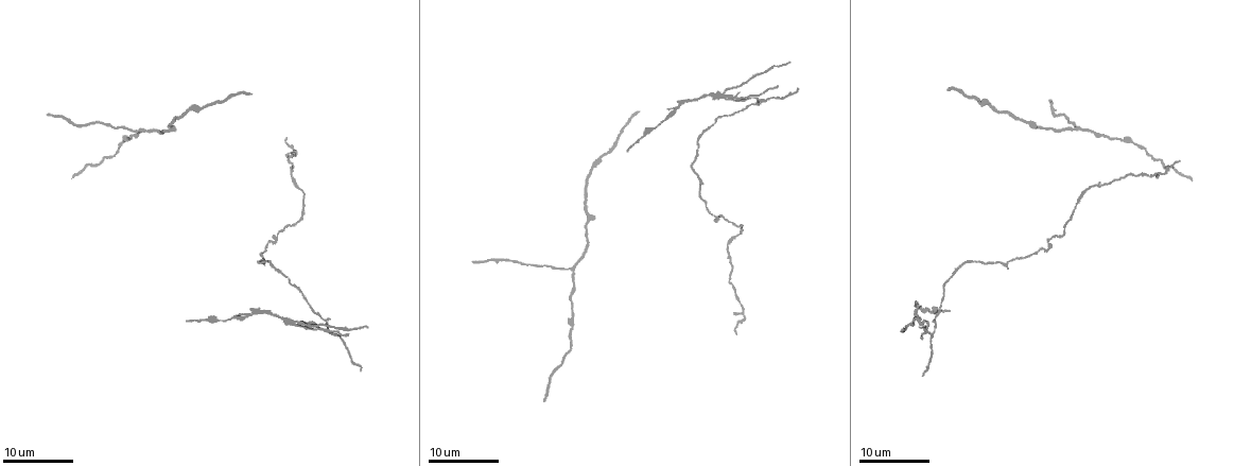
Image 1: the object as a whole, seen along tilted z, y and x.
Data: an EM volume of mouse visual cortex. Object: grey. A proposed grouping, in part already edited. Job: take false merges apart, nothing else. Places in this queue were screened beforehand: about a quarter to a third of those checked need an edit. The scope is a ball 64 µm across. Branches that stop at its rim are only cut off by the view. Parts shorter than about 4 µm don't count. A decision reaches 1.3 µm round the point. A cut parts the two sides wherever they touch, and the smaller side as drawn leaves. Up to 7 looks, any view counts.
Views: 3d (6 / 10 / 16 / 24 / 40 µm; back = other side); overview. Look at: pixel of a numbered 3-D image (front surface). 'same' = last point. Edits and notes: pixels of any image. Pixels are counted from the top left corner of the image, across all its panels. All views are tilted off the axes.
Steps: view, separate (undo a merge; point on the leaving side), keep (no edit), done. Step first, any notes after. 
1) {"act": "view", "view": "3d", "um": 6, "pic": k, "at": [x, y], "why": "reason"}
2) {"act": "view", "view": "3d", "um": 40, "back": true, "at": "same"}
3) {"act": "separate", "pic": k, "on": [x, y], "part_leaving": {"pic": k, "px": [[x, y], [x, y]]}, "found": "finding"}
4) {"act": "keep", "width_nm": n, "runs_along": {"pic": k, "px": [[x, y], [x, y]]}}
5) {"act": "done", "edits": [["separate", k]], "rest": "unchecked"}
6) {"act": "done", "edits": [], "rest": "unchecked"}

{"act": "view", "view": "3d", "um": 24, "pic": 1, "at": [294, 323], "why": "three-way junction"}

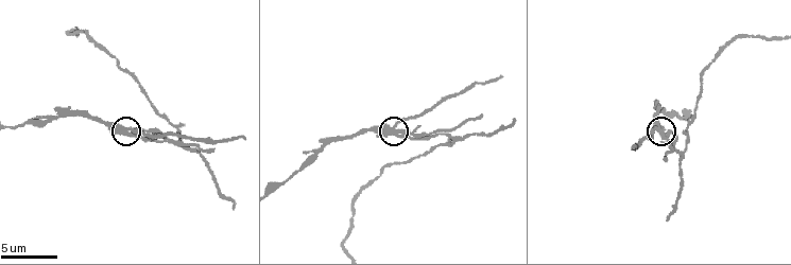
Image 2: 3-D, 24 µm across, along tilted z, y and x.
{"act": "view", "view": "3d", "um": 6, "pic": 2, "at": [392, 129]}

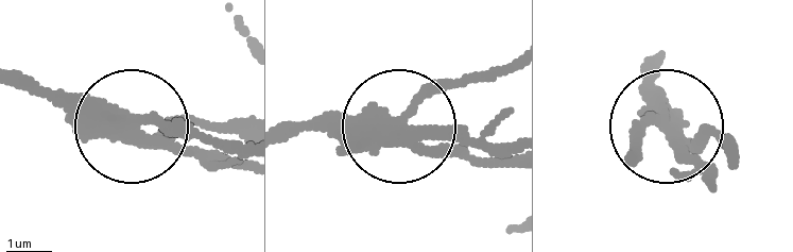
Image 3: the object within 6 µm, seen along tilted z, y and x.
{"act": "separate", "pic": 3, "on": [157, 148], "side_arm_um": 12, "arms": 3, "found": "a second neuron is stuck on"}

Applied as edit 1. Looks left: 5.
{"act": "view", "view": "3d", "um": 16, "pic": 1, "at": [589, 217]}

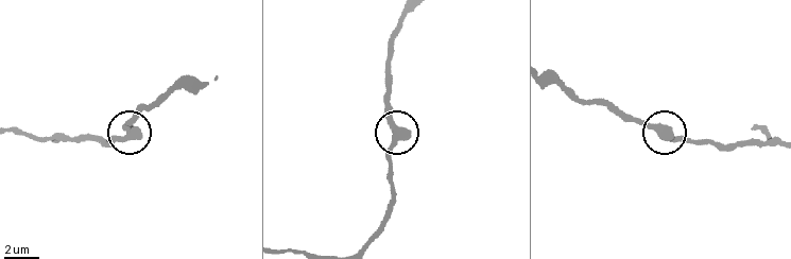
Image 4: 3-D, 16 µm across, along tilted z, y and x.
{"act": "view", "view": "3d", "um": 6, "pic": 4, "at": [661, 134], "why": "closer look"}

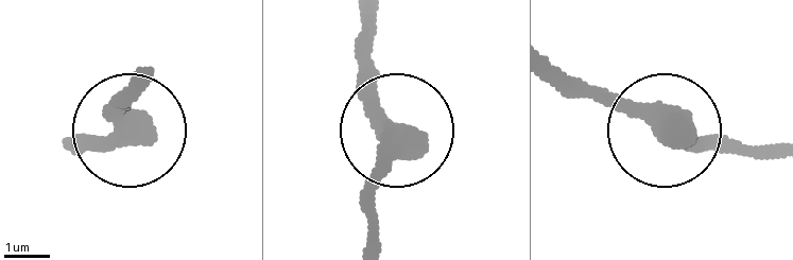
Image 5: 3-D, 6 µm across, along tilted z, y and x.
{"act": "view", "view": "3d", "um": 6, "back": true, "pic": 5, "at": [122, 138]}

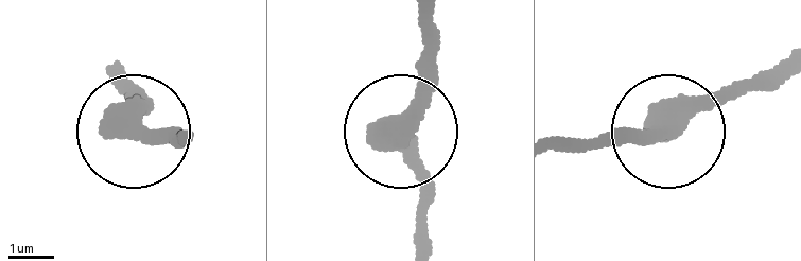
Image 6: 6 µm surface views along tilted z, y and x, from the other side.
{"act": "keep", "width_nm": 470, "runs_along": {"pic": 6, "px": [[372, 140], [402, 140], [422, 244]]}, "found": "continuous, no second neuron"}

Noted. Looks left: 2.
{"act": "view", "view": "3d", "um": 24, "pic": 1, "at": [140, 128], "why": "three-way junction"}

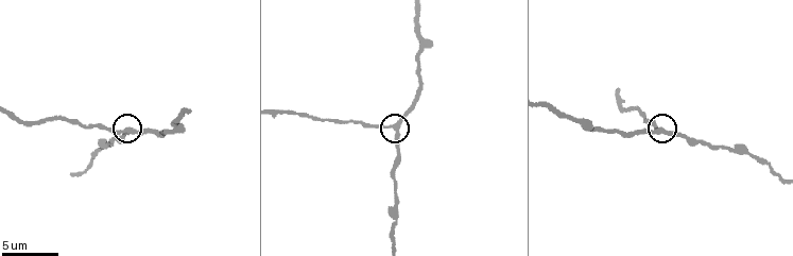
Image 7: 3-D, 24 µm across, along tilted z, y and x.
{"act": "view", "view": "3d", "um": 6, "pic": 7, "at": [124, 133]}

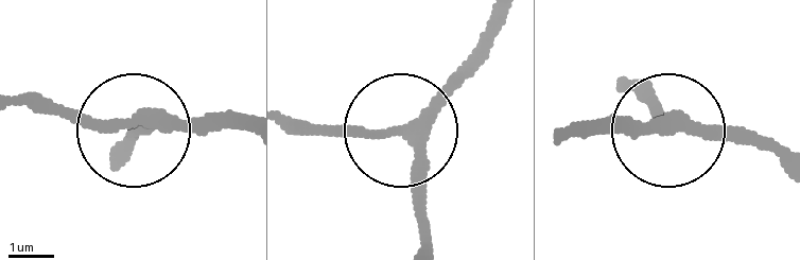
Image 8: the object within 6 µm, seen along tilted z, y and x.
{"act": "keep", "arms": 3, "runs_along": {"pic": 8, "px": [[240, 124], [98, 130], [23, 101]]}, "found": "continuous, no second neuron"}

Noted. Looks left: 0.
{"act": "done", "edits": [["separate", 3]], "rest": "unchecked"}

